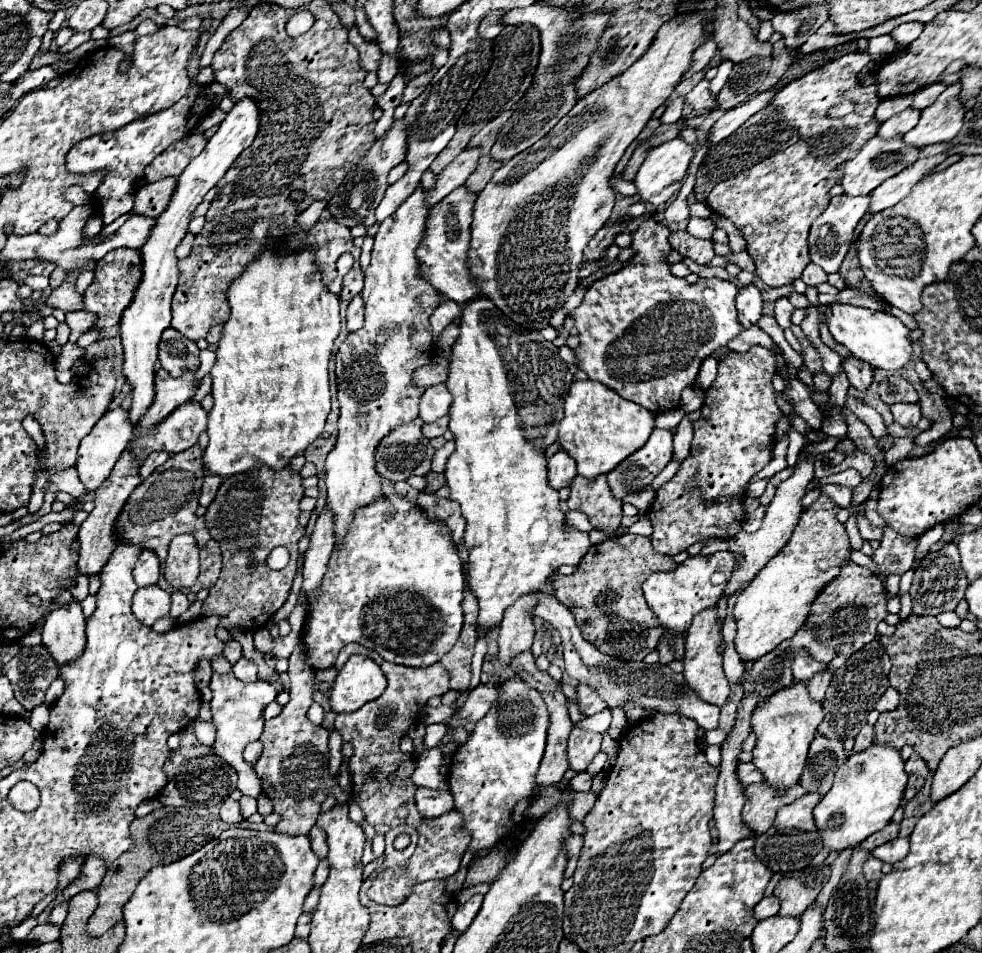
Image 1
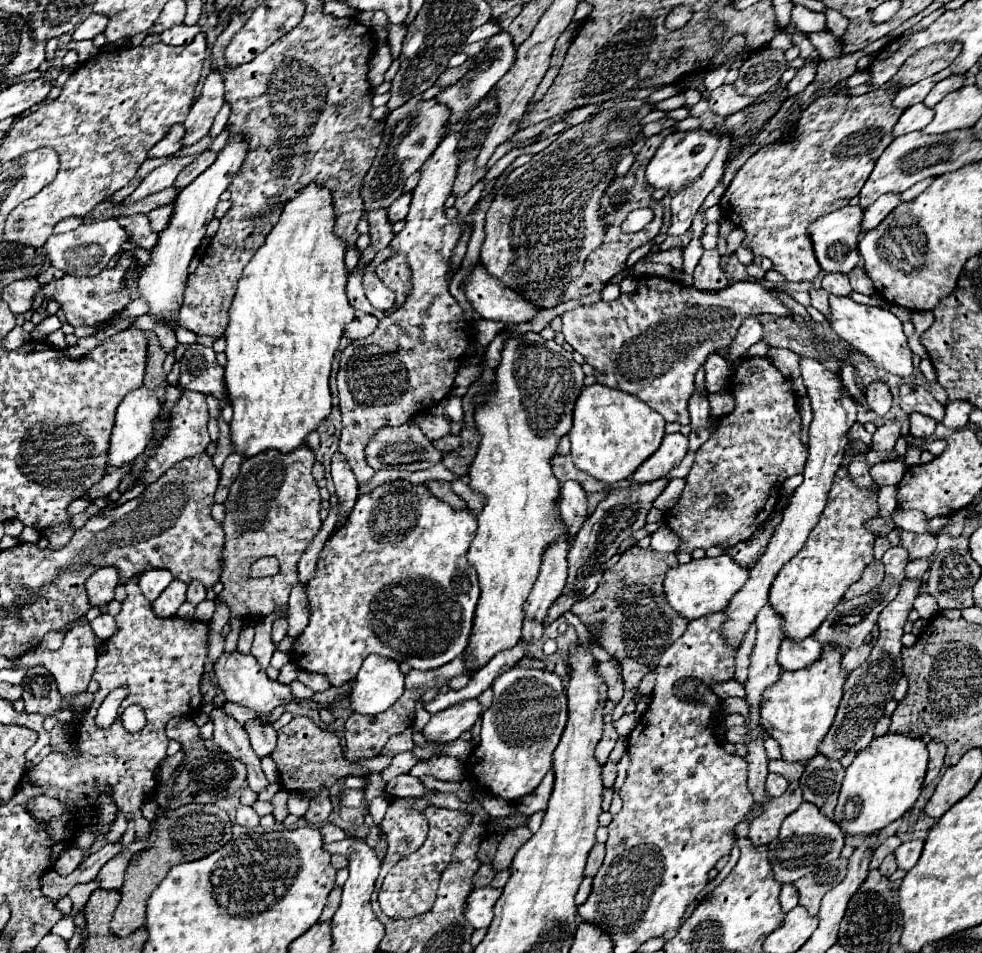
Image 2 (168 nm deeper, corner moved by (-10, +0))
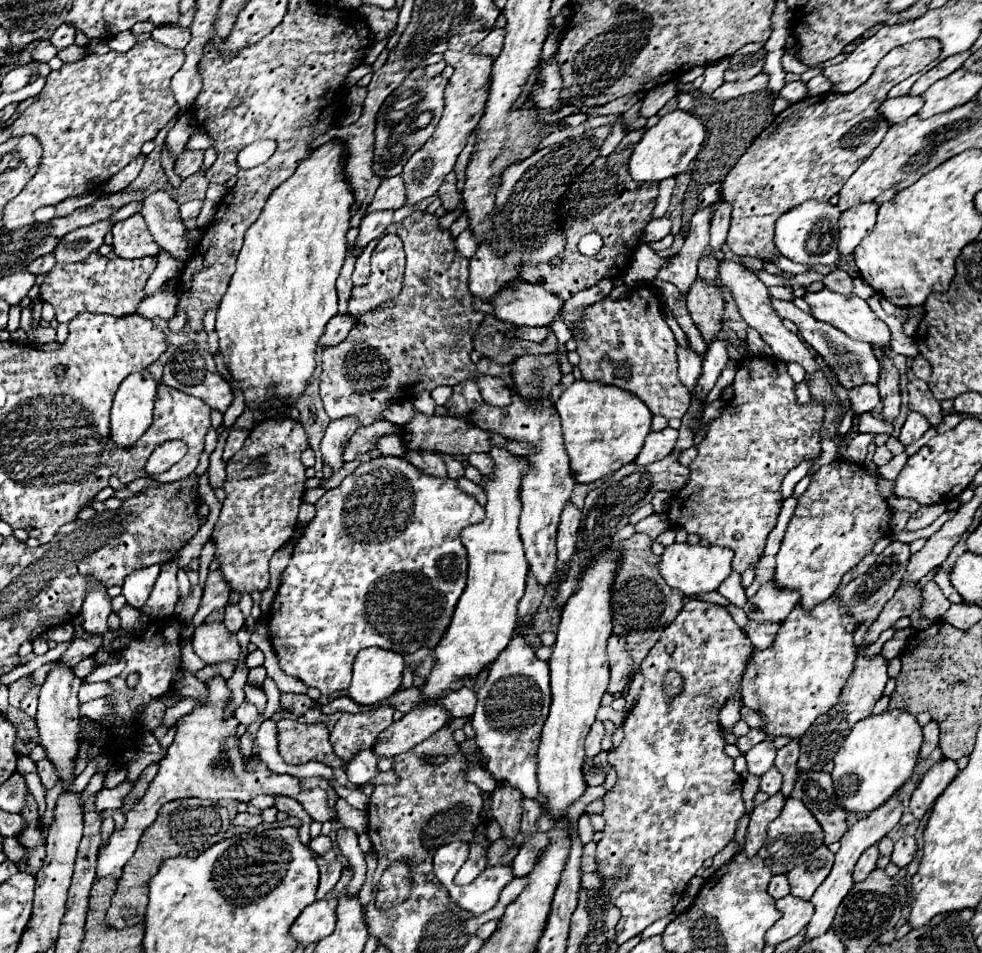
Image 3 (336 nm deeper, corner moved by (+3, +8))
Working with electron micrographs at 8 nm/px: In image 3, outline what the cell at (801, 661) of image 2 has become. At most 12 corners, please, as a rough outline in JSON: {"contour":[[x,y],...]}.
{"contour":[[749,620],[743,630],[757,650],[773,644],[779,624]]}

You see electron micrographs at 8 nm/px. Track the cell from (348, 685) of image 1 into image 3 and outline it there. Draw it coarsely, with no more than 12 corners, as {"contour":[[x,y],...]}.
{"contour":[[361,650],[349,698],[371,706],[401,688],[403,656]]}

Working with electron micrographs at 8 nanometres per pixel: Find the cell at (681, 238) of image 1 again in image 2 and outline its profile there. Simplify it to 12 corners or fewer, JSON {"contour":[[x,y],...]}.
{"contour":[[704,250],[694,286],[718,290],[728,286],[718,250]]}

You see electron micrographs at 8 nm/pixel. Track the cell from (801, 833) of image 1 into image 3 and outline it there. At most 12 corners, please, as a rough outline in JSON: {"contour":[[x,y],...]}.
{"contour":[[789,798],[759,850],[773,874],[789,874],[823,844],[801,800]]}

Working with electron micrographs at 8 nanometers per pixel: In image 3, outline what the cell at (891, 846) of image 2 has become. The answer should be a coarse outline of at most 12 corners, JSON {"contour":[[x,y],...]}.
{"contour":[[877,846],[867,848],[861,854],[853,882],[865,880],[869,872],[877,868]]}

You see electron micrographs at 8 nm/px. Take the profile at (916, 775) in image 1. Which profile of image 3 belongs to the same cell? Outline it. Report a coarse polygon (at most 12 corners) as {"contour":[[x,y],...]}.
{"contour":[[931,720],[925,728],[921,758],[927,758],[939,742],[939,724]]}

